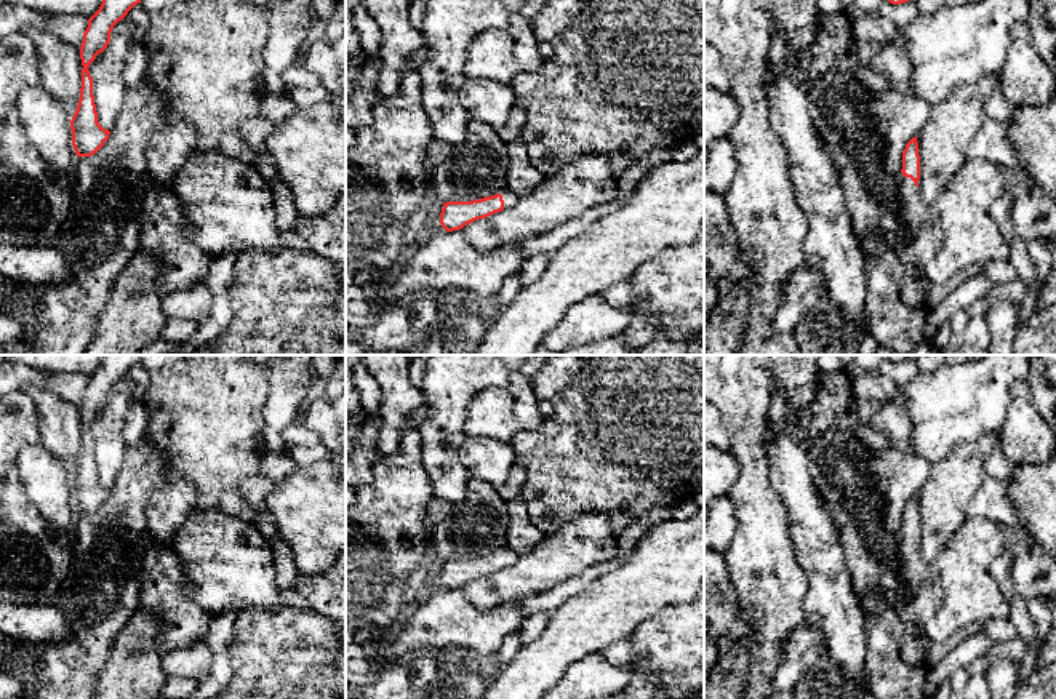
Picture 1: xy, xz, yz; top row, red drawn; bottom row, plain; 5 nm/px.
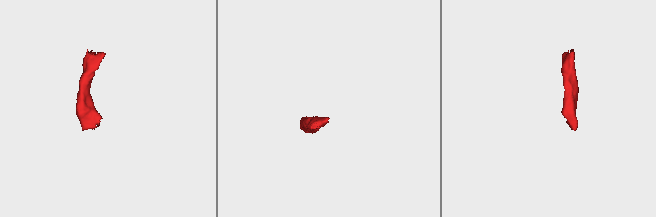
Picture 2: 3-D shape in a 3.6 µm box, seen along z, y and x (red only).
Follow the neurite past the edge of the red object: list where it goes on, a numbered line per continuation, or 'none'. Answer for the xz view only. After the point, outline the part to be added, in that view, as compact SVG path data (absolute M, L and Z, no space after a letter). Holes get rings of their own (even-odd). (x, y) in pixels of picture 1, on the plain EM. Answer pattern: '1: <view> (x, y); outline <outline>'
1: xz (511, 557); outline M504 549L504 550L501 550L501 553L502 553L502 558L504 558L504 568L515 565L517 560L520 558L520 555L517 555L510 549Z

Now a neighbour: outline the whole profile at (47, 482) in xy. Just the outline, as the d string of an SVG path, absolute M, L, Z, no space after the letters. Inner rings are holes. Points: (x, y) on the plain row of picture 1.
M42 443L24 446L16 465L27 497L50 523L67 529L77 512L66 467Z

